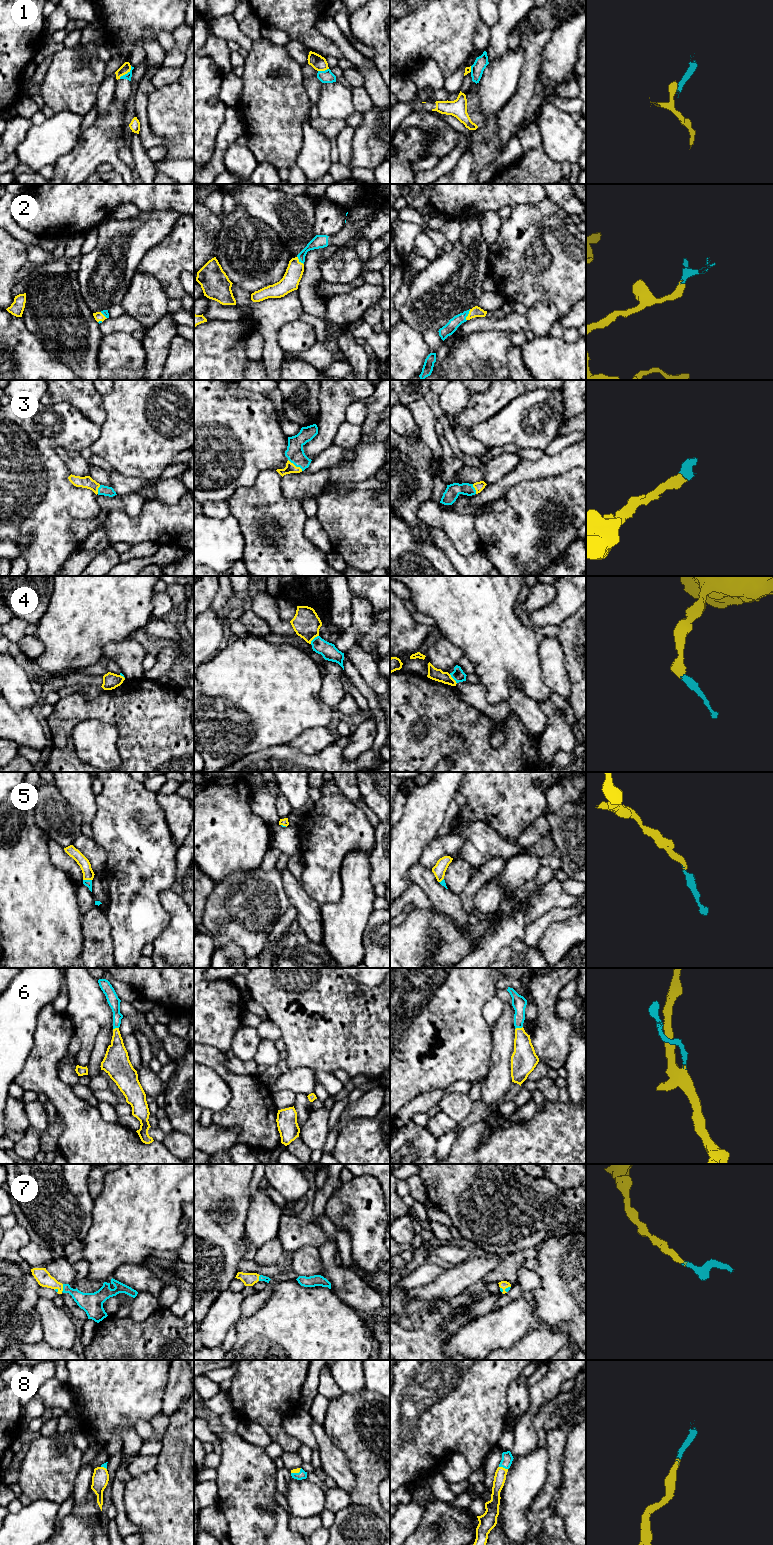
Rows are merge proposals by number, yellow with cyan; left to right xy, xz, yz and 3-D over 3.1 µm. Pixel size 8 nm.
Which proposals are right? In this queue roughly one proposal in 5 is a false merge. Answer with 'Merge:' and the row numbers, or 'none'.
Merge: 2, 3, 5, 6, 7, 8

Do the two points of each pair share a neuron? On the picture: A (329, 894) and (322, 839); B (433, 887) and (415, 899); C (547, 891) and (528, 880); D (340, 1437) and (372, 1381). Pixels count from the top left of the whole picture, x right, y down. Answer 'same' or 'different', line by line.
A: same
B: different
C: different
D: different

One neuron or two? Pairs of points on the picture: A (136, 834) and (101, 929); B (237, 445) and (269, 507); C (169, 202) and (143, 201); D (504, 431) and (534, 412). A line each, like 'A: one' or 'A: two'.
A: two
B: two
C: one
D: one

